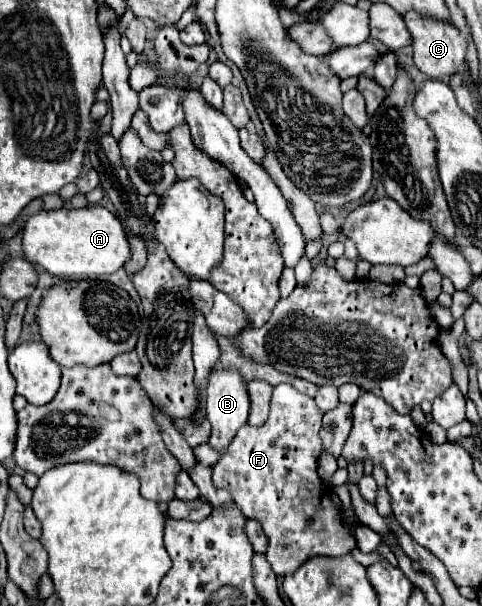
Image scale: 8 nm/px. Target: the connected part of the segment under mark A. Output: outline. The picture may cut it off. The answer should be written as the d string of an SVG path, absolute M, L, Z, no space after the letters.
M101 205L85 209L39 211L23 229L25 259L57 277L99 277L121 269L129 257L129 241L121 221Z

